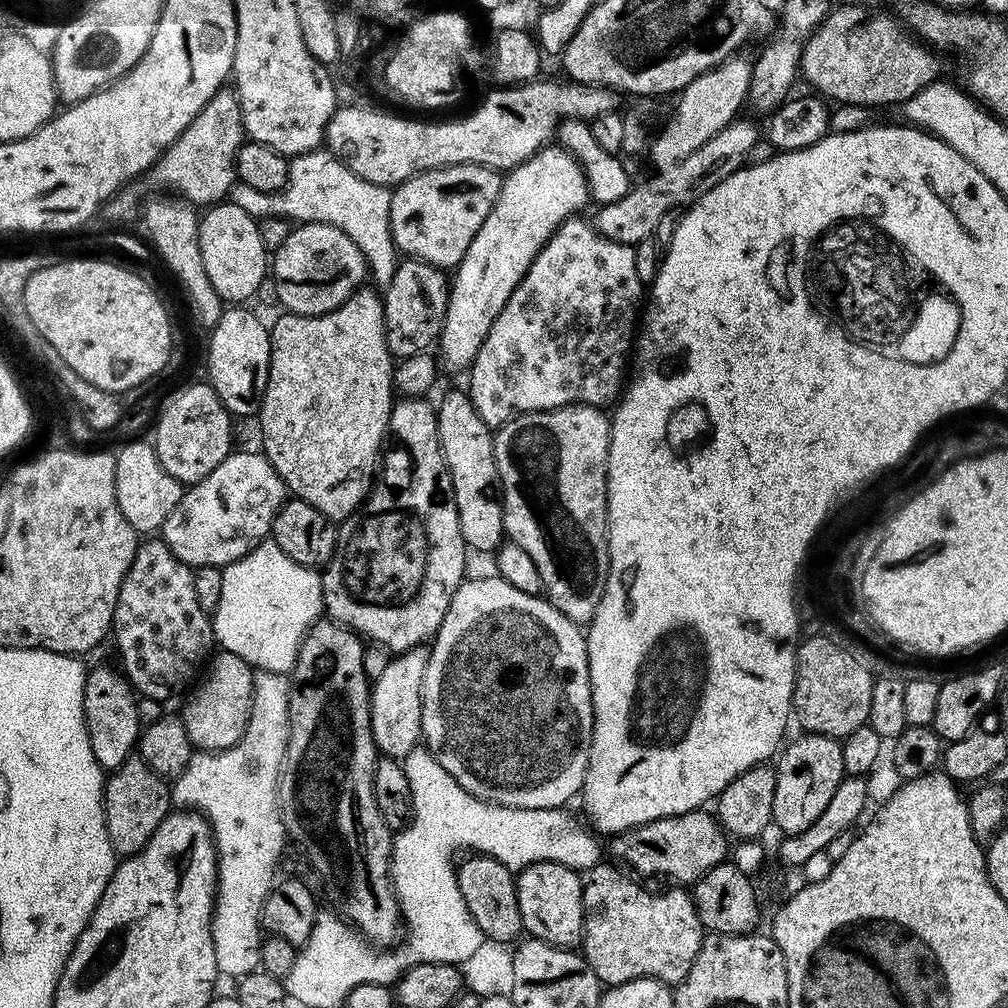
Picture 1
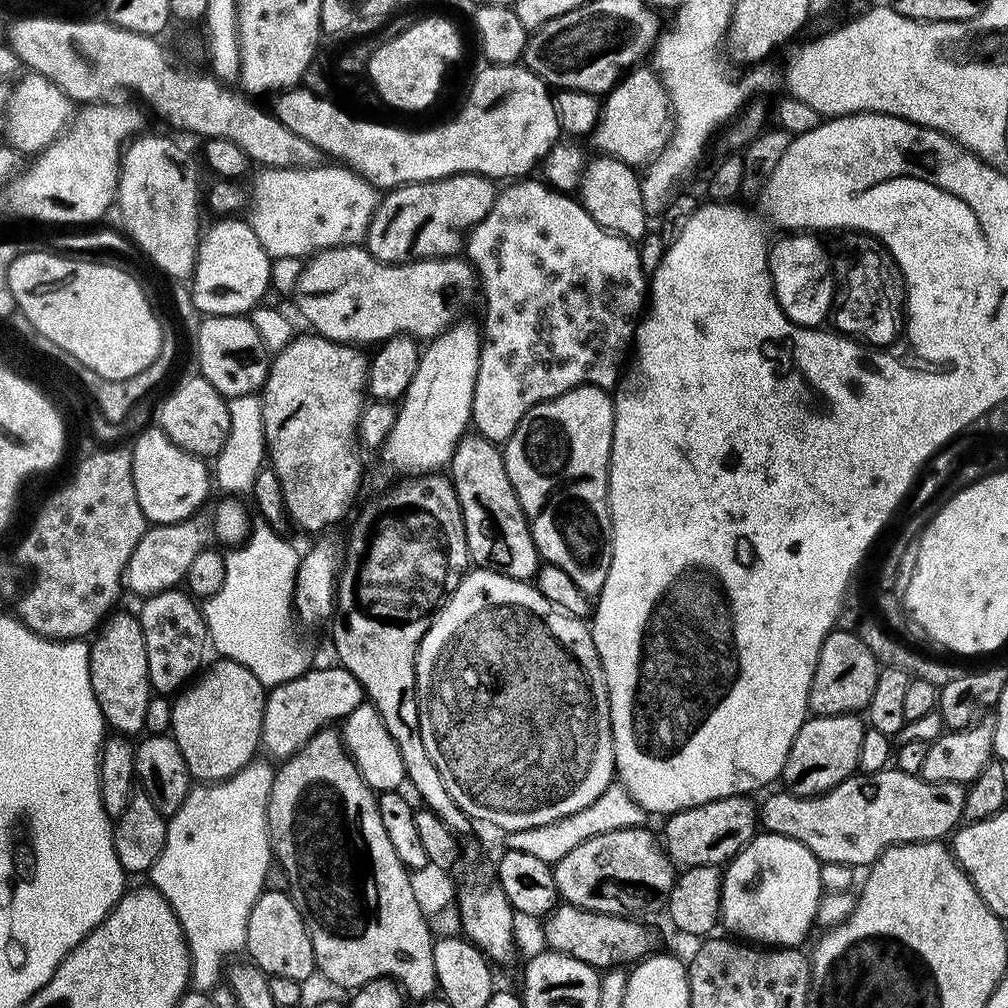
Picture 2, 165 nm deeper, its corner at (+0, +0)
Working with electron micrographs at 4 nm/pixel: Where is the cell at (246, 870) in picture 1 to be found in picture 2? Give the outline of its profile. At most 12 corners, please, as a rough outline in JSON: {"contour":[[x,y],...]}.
{"contour":[[274,768],[193,787],[146,873],[211,993],[274,864]]}

